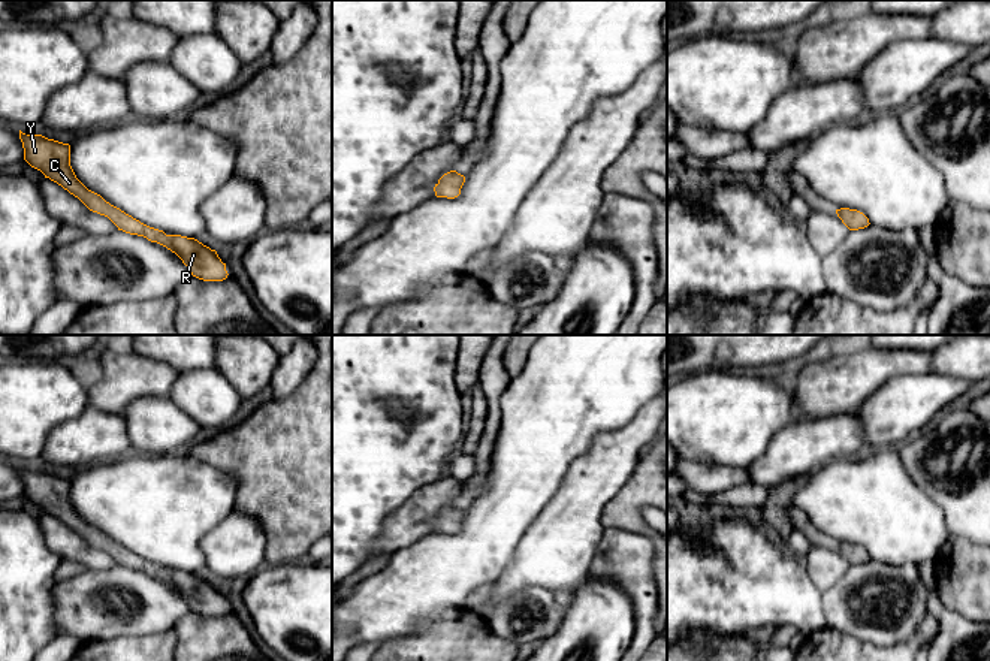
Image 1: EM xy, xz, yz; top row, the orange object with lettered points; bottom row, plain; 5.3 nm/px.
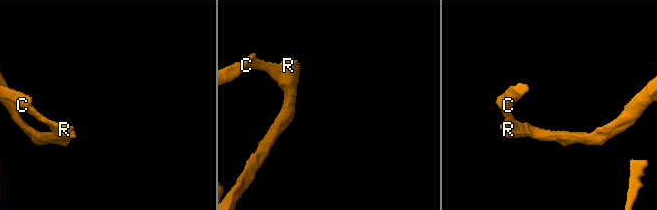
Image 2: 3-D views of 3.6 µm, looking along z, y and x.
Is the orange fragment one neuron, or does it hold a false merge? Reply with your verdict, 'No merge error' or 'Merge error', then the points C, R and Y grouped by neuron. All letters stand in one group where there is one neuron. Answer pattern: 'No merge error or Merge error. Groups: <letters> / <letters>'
No merge error. Groups: C R Y

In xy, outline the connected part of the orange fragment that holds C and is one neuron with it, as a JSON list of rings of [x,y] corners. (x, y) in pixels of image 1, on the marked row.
[[[19,130],[24,148],[24,160],[40,170],[45,178],[61,185],[78,197],[90,211],[108,217],[118,230],[144,236],[175,253],[193,277],[203,281],[223,281],[227,278],[226,263],[215,250],[194,238],[166,235],[163,230],[150,227],[120,208],[106,202],[100,194],[88,190],[75,175],[70,166],[70,145],[42,135],[27,135]]]

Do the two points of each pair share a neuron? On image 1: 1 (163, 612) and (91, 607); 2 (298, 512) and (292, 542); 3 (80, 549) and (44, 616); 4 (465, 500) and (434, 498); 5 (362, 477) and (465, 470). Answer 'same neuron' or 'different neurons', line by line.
1: same neuron
2: same neuron
3: different neurons
4: different neurons
5: different neurons

